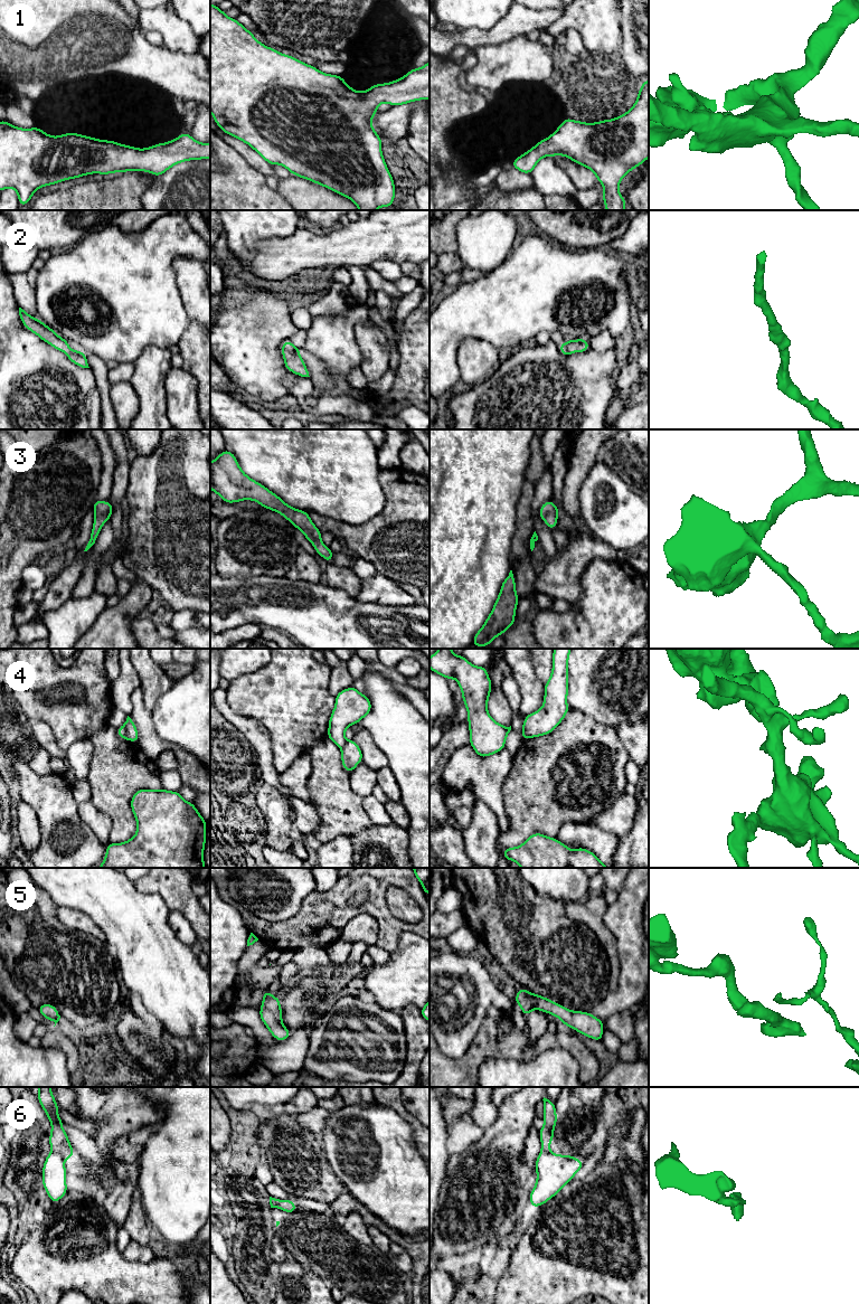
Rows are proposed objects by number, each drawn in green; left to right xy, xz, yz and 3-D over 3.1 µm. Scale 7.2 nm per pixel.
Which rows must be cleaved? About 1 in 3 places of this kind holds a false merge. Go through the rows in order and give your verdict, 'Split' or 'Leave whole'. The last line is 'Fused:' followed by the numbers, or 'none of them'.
1: Leave whole
2: Leave whole
3: Leave whole
4: Split
5: Leave whole
6: Split
Fused: 4, 6

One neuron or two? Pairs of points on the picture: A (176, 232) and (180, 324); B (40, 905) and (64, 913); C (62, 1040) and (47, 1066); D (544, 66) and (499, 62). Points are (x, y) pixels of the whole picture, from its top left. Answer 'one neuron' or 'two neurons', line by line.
A: one neuron
B: two neurons
C: two neurons
D: one neuron

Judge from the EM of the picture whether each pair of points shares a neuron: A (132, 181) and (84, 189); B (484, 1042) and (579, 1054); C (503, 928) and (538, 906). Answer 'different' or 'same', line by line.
A: same
B: same
C: same

